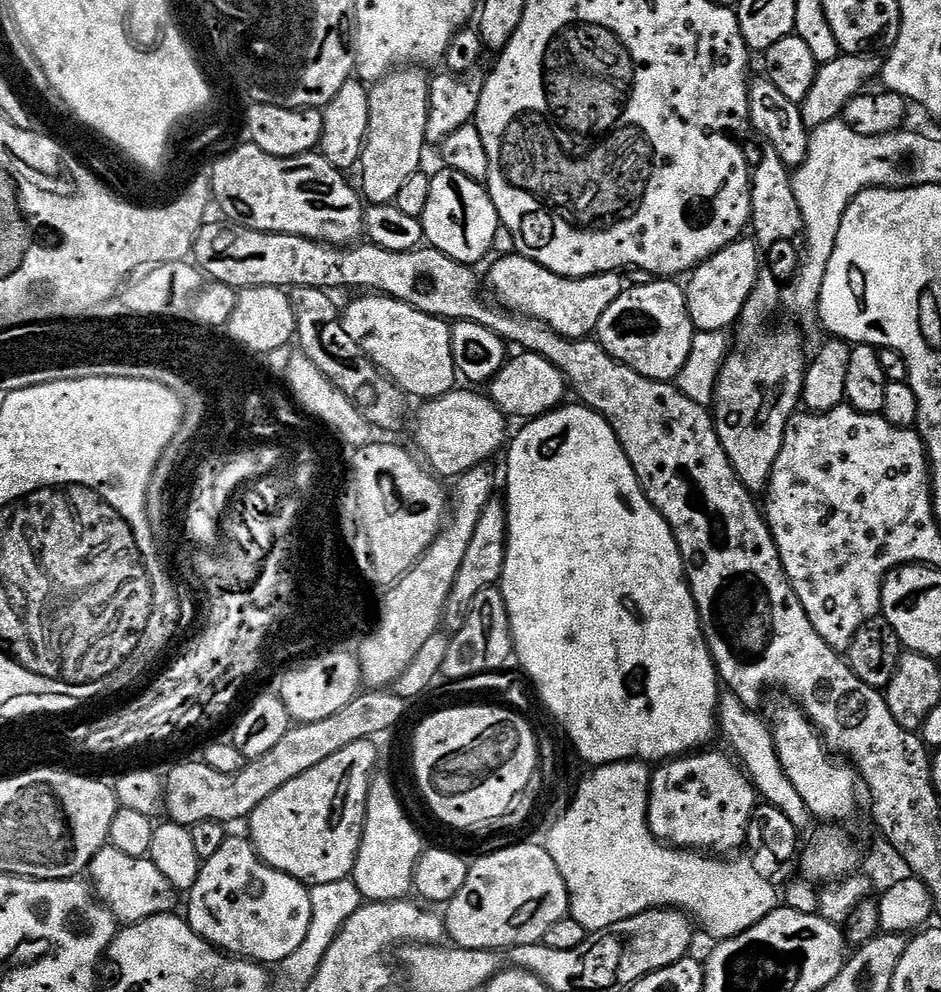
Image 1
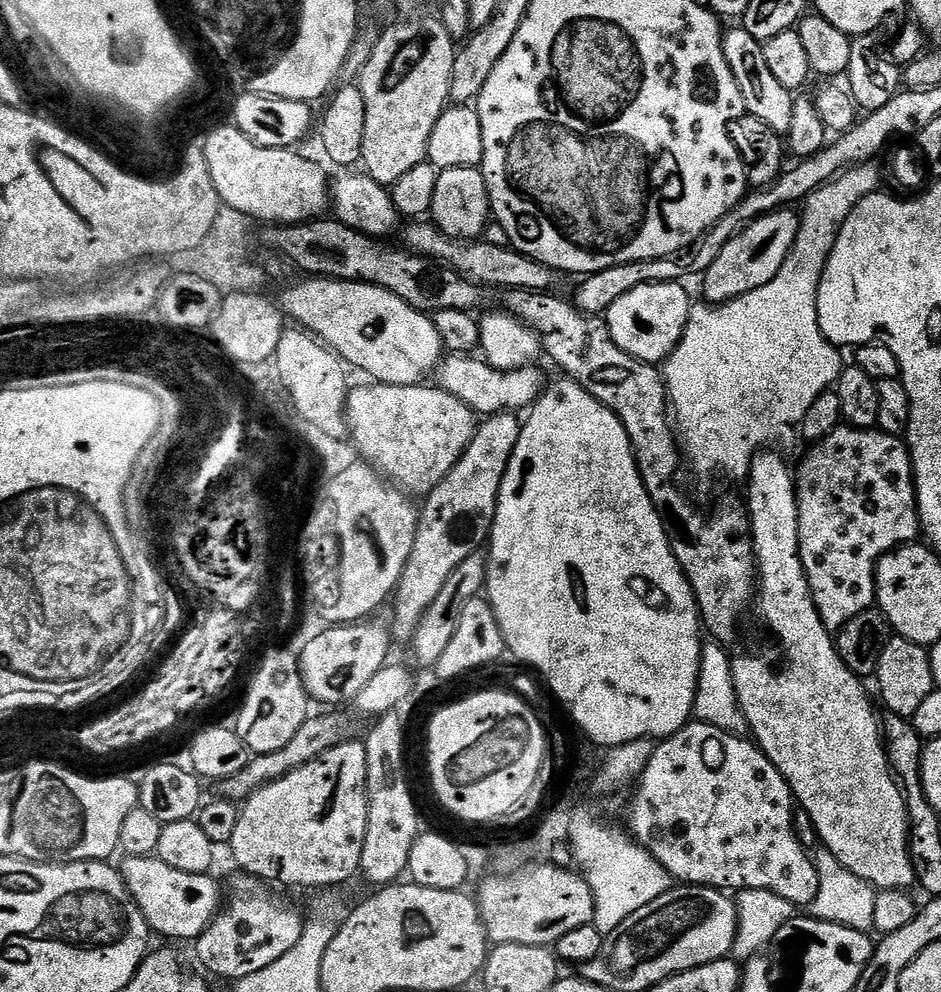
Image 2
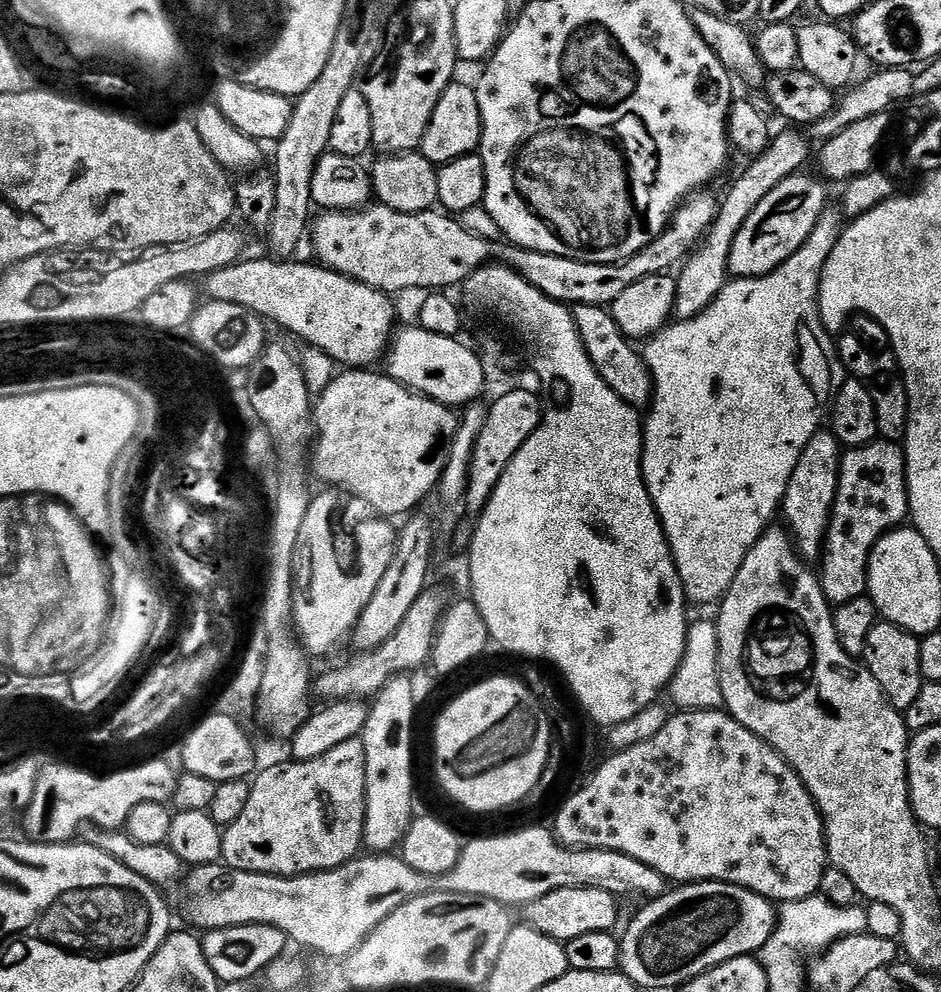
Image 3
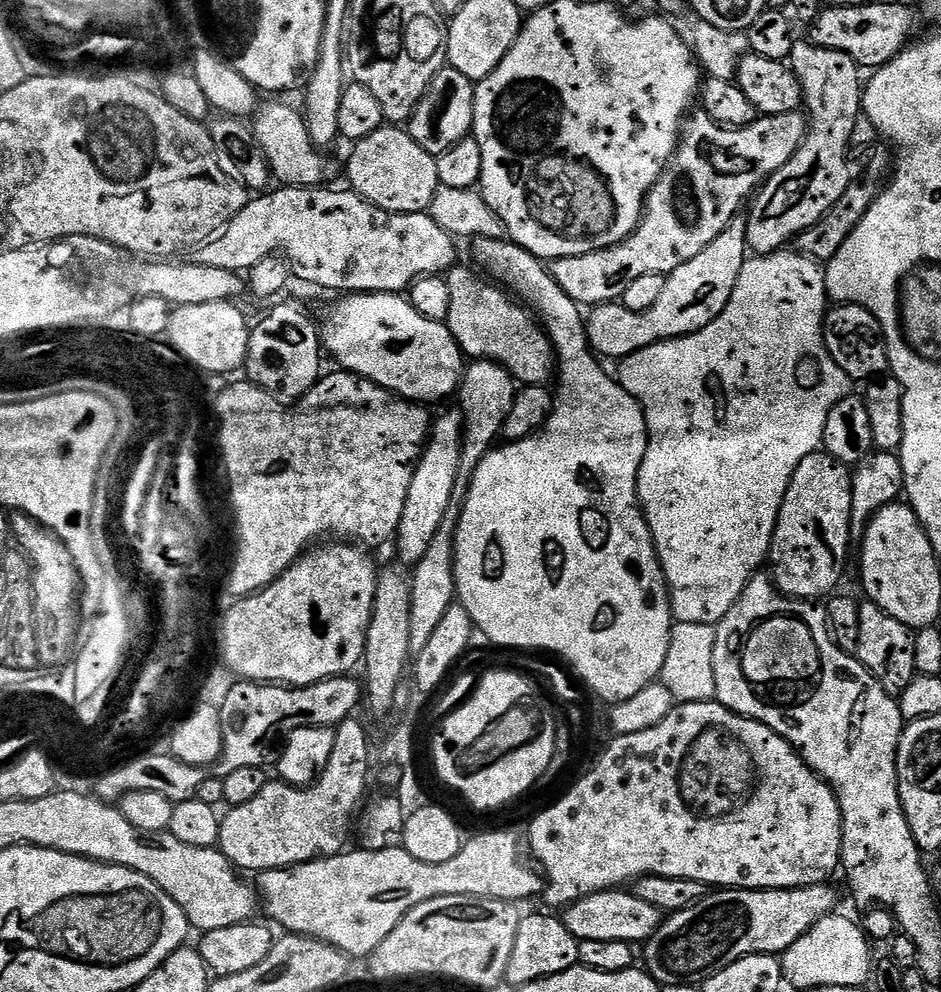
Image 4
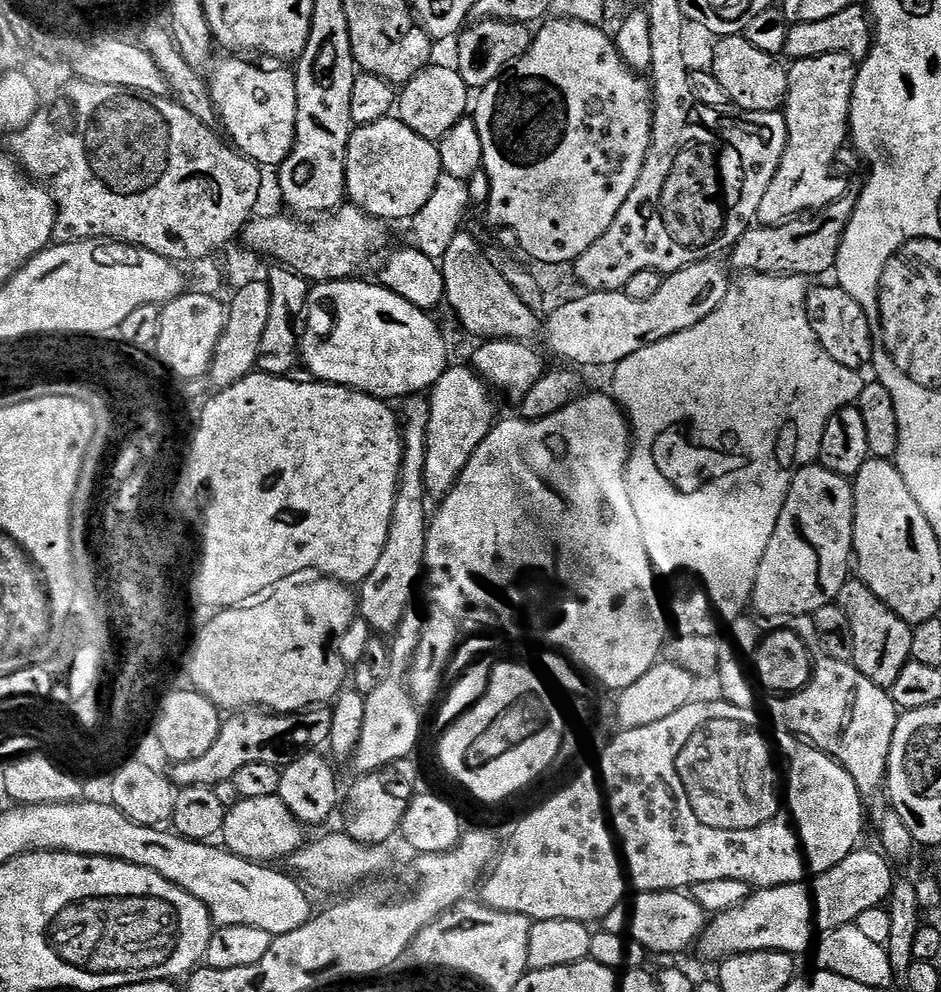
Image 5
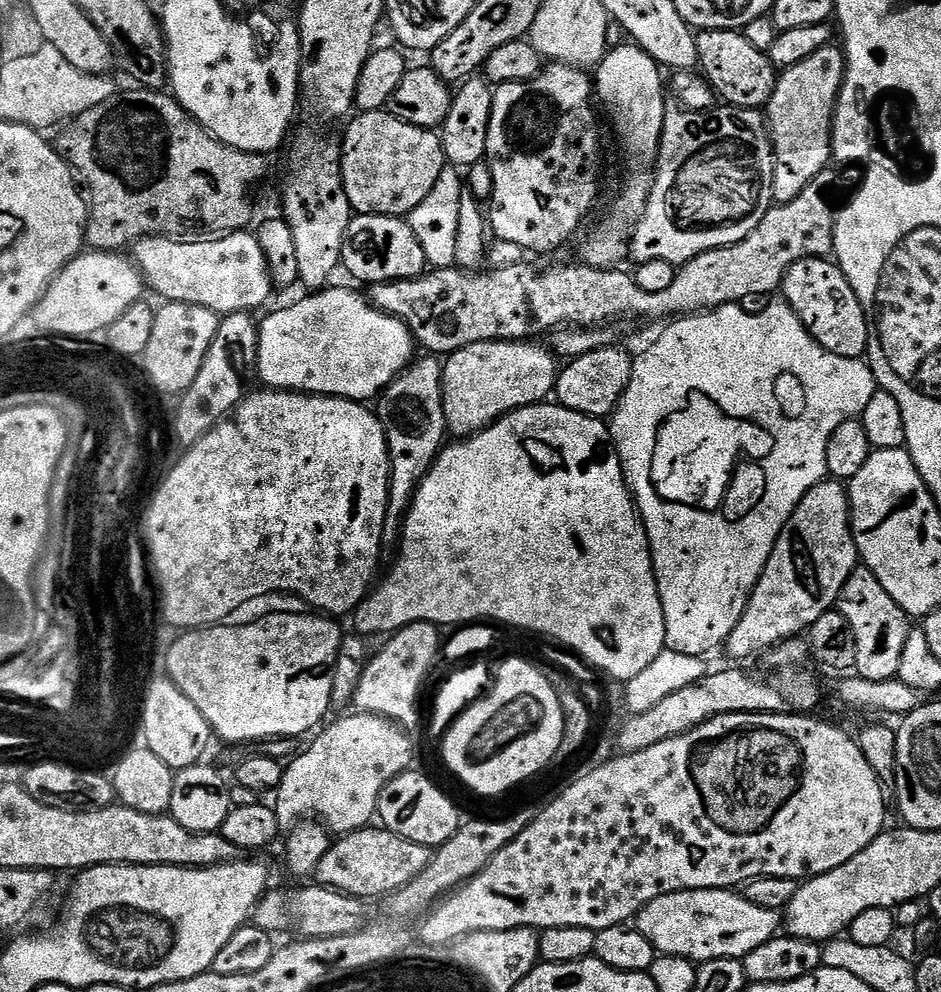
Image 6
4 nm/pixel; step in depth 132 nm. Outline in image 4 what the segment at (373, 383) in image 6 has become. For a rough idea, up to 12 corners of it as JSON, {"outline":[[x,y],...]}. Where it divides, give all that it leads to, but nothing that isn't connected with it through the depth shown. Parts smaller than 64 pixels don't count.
{"outline":[[395,292],[348,294],[323,351],[409,402],[459,389],[446,323]]}

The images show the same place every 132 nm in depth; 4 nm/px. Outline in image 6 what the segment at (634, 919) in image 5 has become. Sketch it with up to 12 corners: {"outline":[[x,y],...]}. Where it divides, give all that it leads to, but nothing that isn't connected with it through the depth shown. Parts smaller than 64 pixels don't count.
{"outline":[[726,888],[654,898],[634,927],[657,953],[741,959],[780,912]]}

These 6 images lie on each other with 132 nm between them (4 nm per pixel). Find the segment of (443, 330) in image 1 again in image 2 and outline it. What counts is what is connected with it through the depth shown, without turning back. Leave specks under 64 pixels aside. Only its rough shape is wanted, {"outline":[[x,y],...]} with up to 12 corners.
{"outline":[[304,278],[287,319],[382,384],[424,384],[446,349],[377,284]]}

